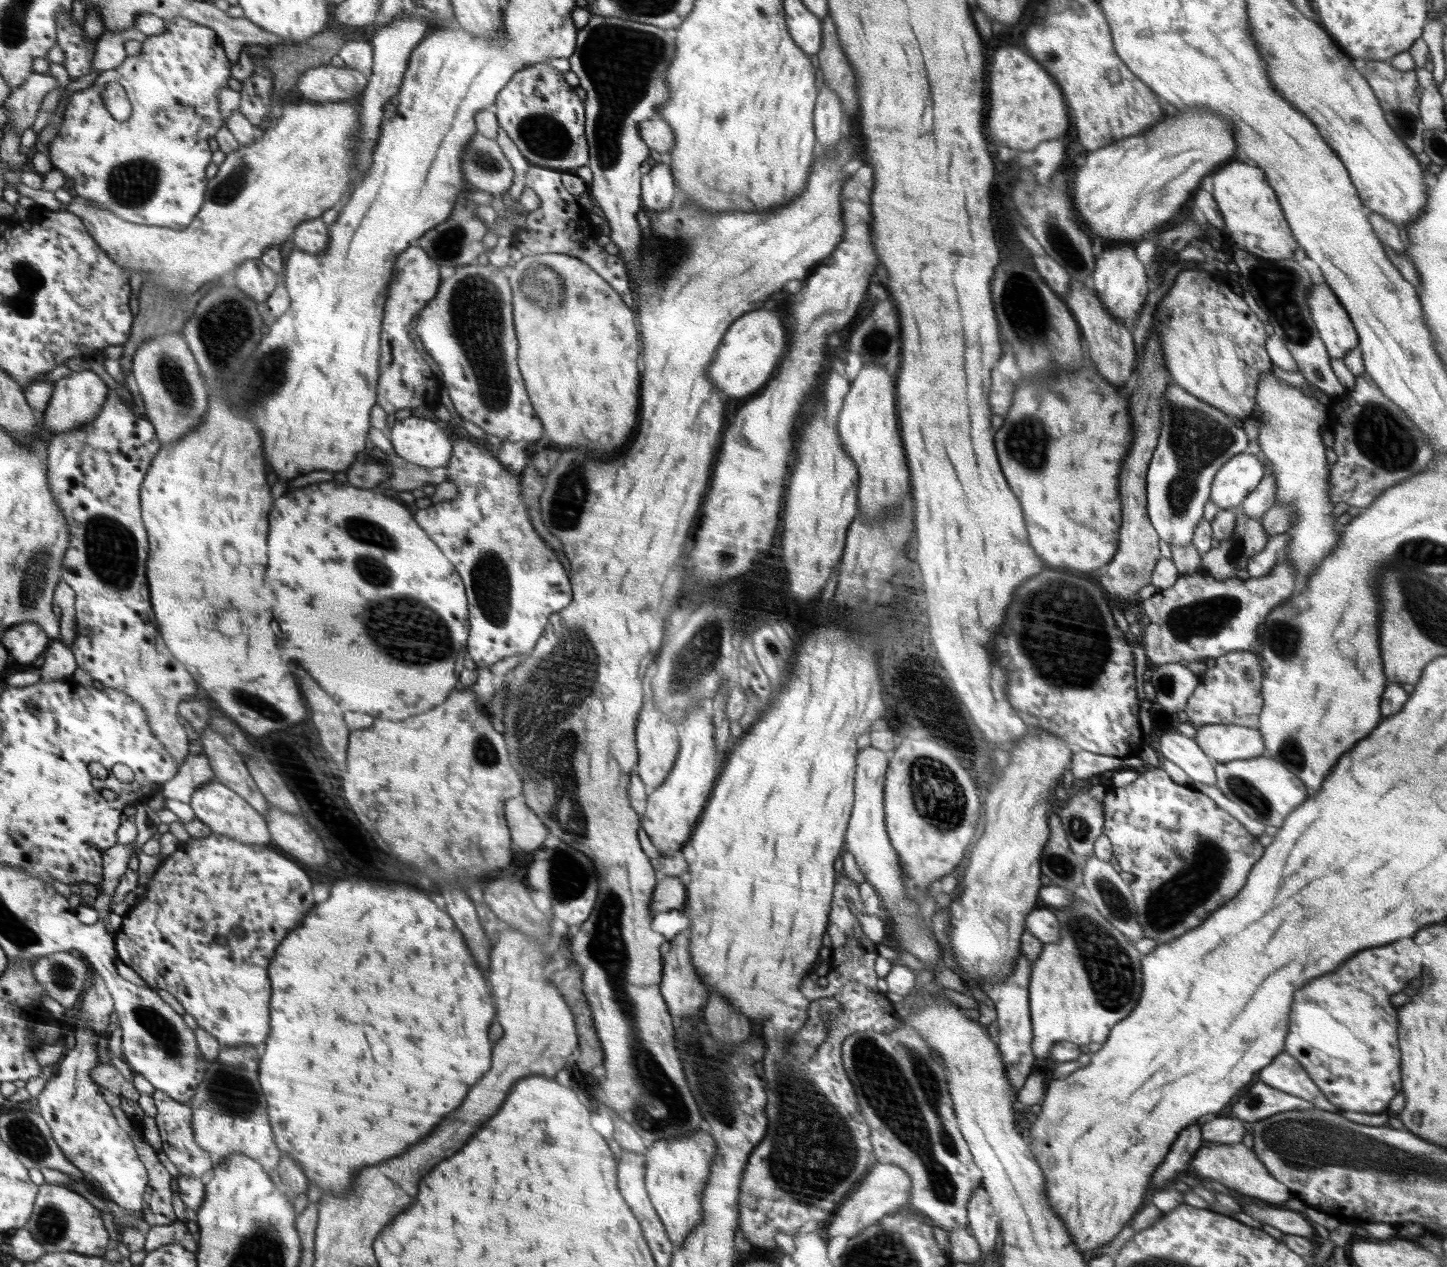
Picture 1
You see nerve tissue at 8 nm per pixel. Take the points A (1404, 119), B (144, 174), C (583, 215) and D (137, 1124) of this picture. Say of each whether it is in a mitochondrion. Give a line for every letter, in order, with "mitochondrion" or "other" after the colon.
A: mitochondrion
B: mitochondrion
C: other
D: other

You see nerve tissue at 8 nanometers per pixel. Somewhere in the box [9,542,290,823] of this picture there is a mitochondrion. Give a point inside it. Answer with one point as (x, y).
(35, 575)

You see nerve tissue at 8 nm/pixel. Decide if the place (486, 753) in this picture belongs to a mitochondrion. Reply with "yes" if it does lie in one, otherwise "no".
yes

